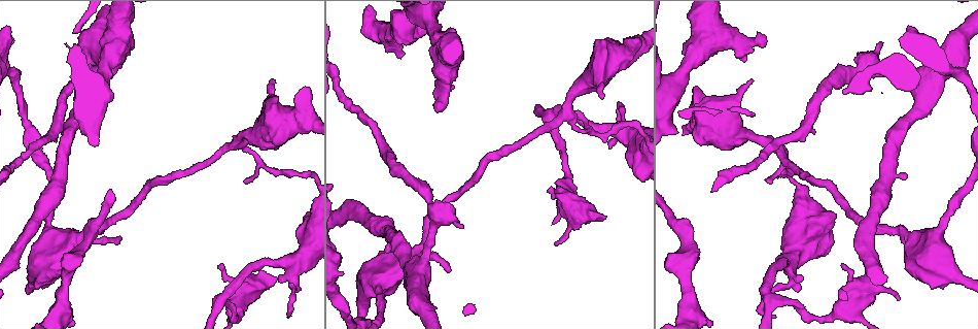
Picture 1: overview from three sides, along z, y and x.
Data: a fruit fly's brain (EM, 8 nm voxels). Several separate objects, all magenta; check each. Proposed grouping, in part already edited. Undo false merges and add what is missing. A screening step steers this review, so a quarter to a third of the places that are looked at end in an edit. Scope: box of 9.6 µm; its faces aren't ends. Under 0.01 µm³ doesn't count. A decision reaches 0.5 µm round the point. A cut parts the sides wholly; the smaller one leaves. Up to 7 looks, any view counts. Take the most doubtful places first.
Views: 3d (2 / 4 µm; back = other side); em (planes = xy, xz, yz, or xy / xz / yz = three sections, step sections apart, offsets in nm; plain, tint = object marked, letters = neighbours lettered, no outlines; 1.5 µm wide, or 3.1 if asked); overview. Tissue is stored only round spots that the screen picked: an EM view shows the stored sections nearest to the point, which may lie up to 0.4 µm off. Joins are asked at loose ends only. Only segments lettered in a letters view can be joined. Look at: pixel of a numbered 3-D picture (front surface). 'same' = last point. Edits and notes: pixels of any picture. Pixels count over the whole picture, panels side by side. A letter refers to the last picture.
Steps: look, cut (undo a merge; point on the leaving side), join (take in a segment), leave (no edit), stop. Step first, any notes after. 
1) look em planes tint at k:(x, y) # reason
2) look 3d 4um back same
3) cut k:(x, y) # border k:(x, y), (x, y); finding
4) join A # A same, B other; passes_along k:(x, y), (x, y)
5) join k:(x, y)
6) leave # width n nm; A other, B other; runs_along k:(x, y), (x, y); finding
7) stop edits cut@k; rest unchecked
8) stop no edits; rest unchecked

look 3d 4um at 1:(454, 88) # stops while still wide

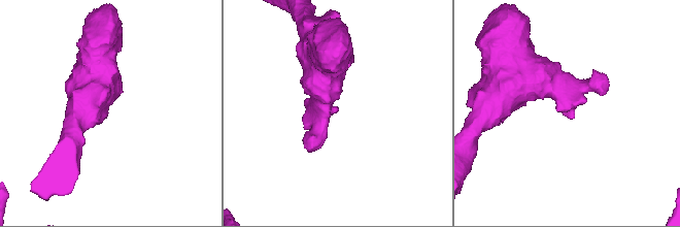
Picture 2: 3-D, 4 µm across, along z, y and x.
look em xz step 8 letters at 2:(569, 115) # need the tissue

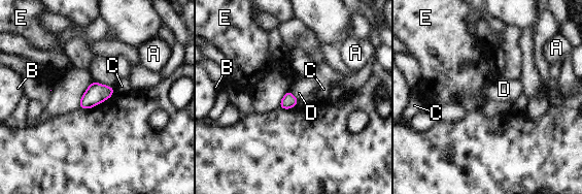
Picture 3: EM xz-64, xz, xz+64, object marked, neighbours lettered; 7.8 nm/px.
look em planes letters same

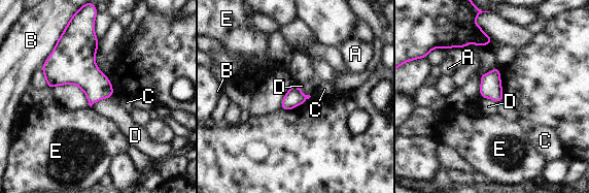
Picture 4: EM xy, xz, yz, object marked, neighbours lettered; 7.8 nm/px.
leave # A other, B other, C other, D other, E other; border 4:(109, 97), (99, 99), (91, 106); no lettered segment goes on from it

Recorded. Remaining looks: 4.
look 3d 2um at 1:(241, 145) # thick turns thin

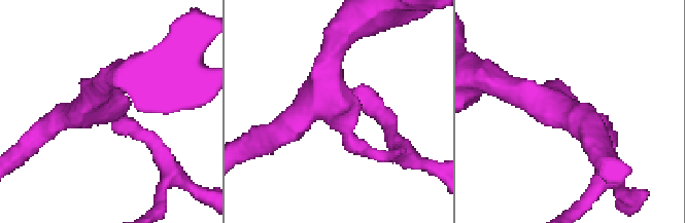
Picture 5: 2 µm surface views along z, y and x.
look em yz step 4 tint at 5:(100, 109) # arms 3; need the tissue

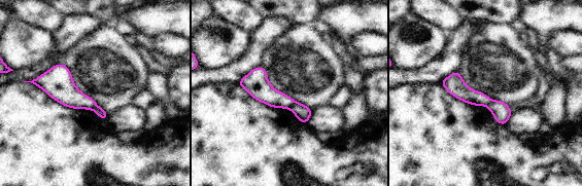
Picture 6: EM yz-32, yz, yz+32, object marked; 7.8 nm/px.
look em yz step 4 letters same # what lies round it

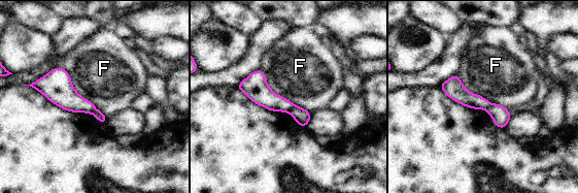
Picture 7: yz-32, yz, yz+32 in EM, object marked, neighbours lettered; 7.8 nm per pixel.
cut 7:(302, 117) # longest_contact F 550 nm; F other; border 7:(295, 105), (287, 111); two cells meet here

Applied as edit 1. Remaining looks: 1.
stop edits cut@7; rest unchecked

